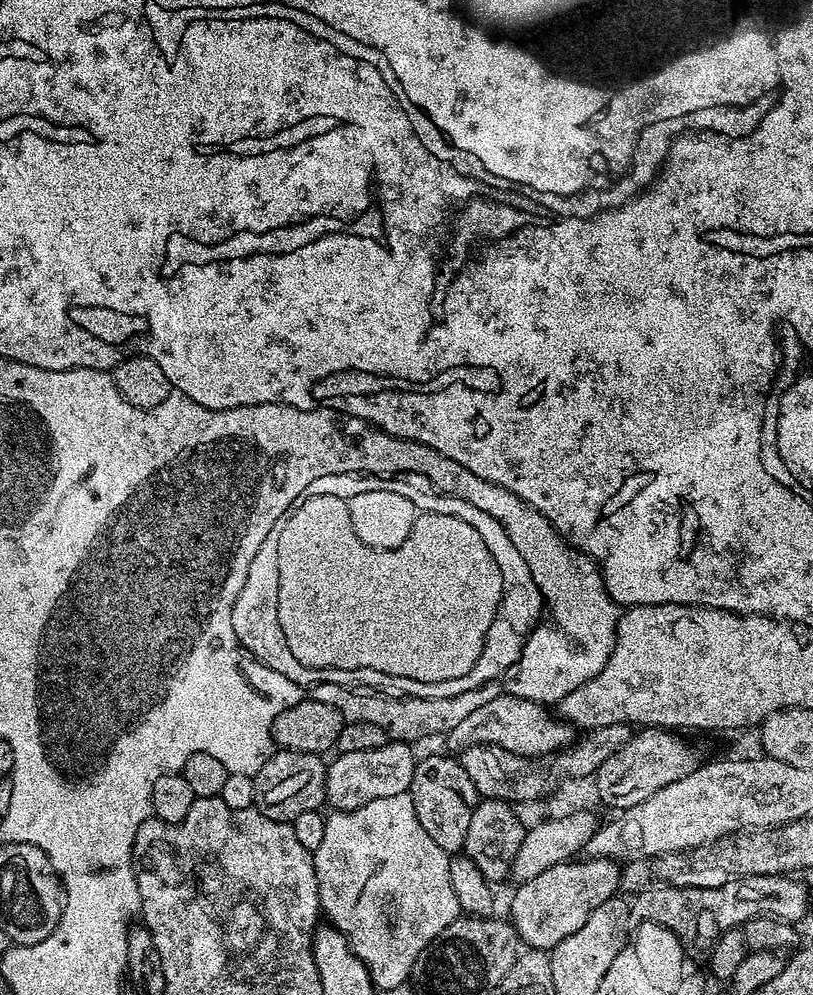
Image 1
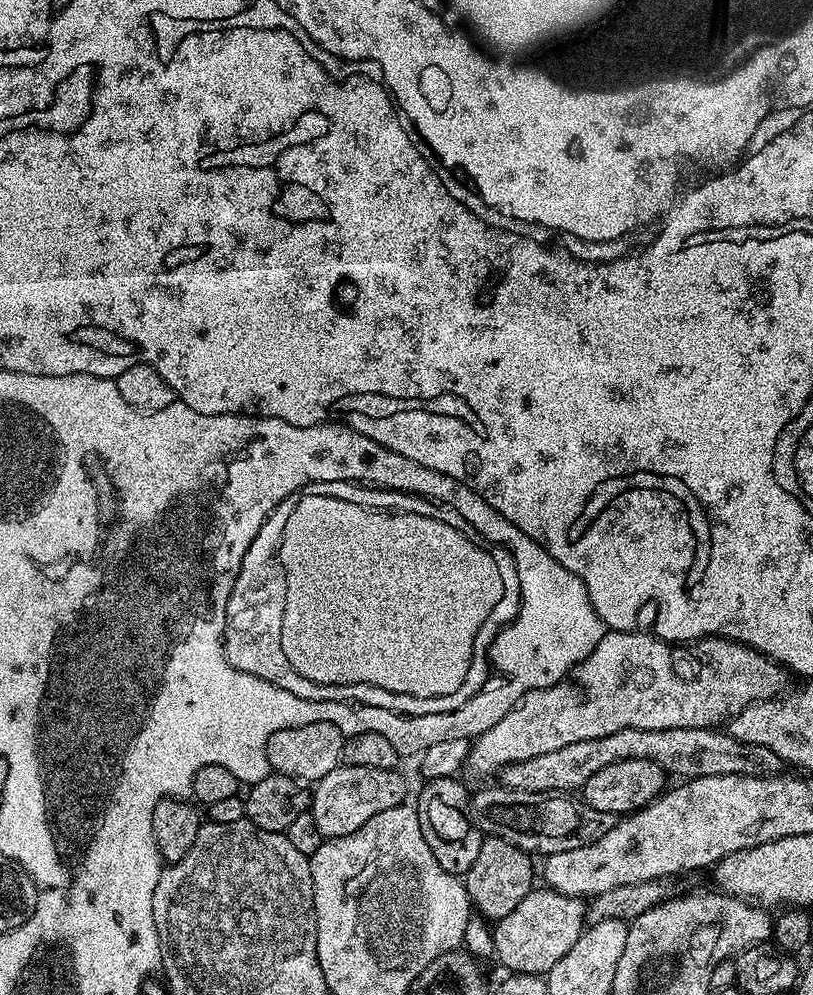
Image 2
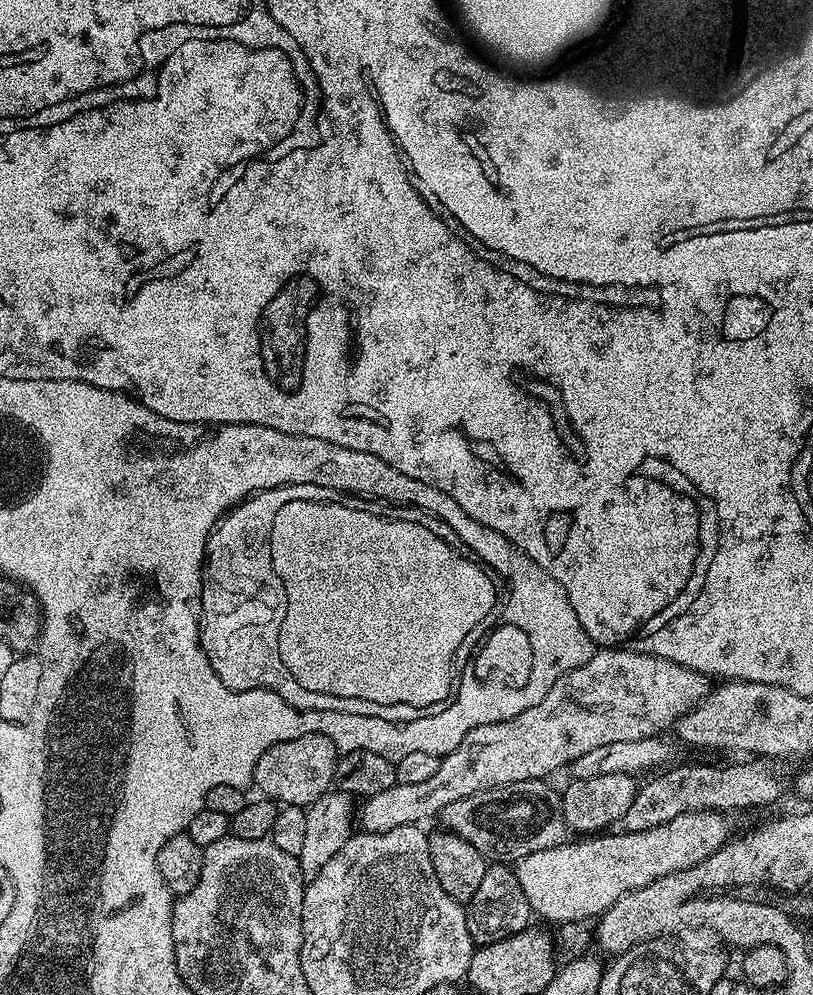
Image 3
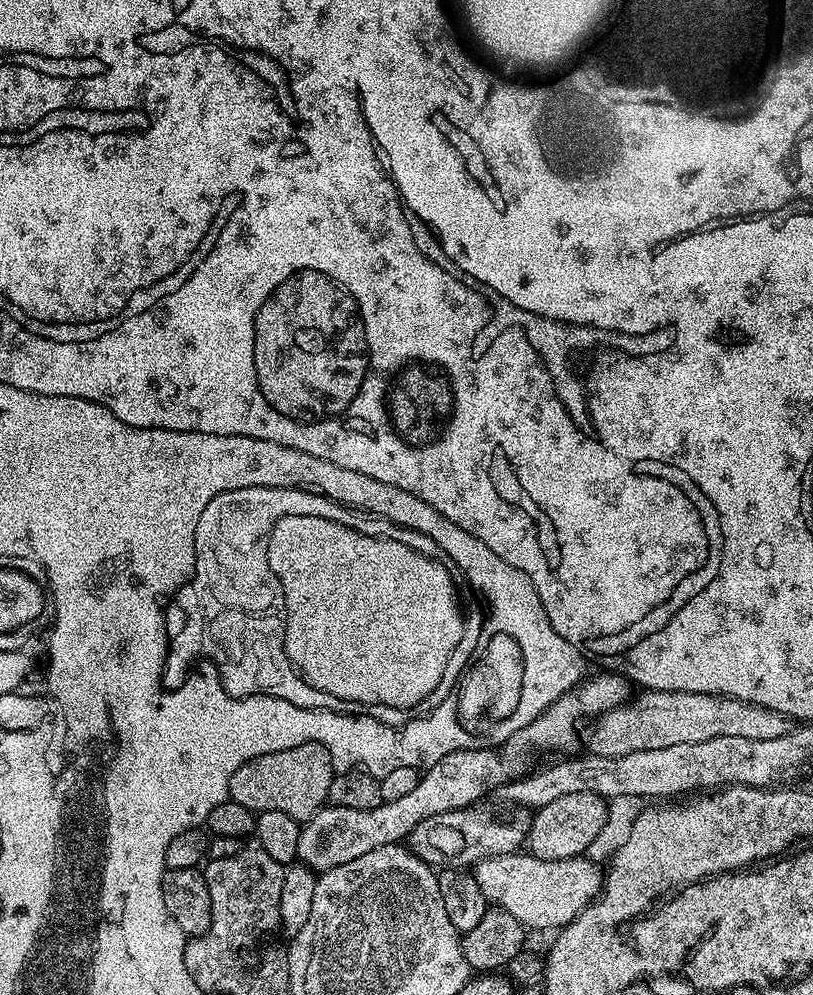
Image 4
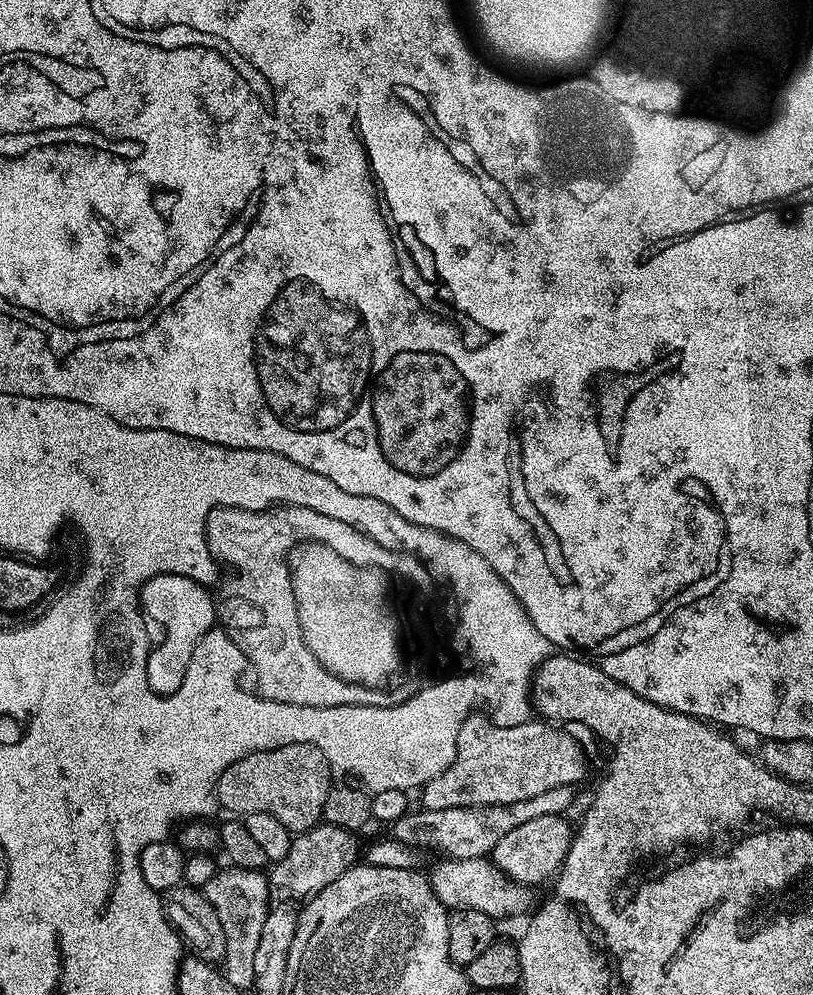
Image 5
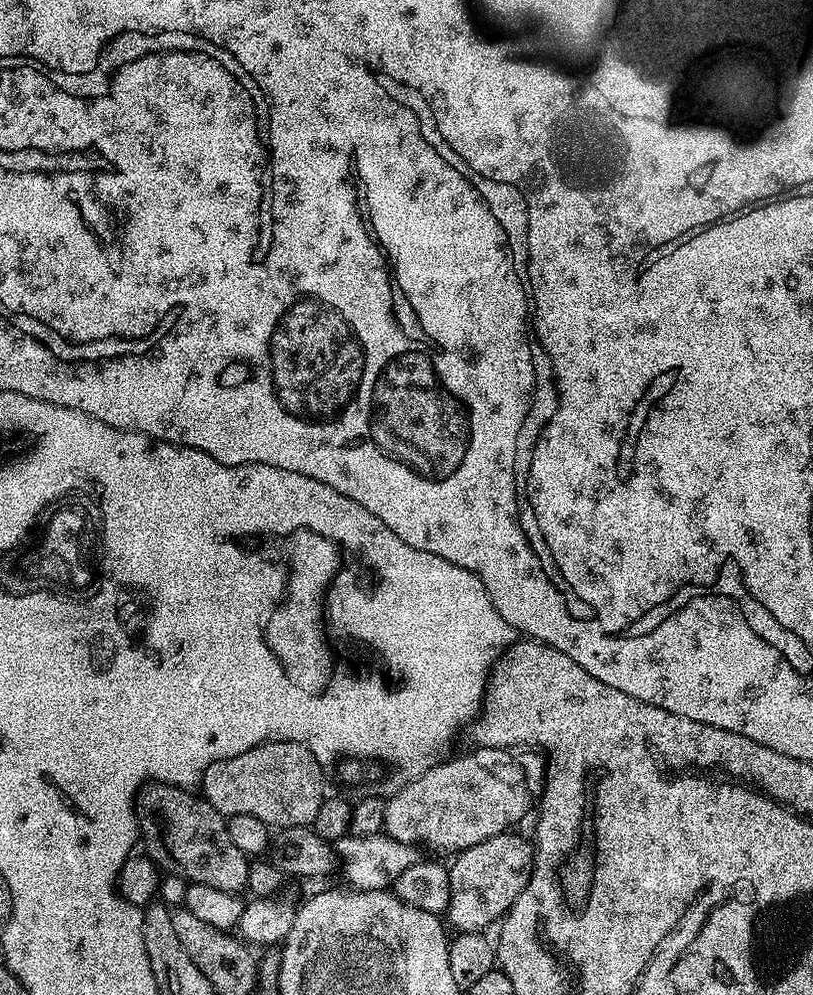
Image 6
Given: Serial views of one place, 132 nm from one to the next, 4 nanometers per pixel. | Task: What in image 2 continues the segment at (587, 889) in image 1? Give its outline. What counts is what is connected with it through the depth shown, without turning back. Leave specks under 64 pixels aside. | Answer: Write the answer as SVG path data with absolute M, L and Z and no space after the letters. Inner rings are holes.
M547 886L533 887L506 918L495 921L492 933L495 959L500 959L509 973L544 976L578 942L585 927L586 904L581 897L567 896Z

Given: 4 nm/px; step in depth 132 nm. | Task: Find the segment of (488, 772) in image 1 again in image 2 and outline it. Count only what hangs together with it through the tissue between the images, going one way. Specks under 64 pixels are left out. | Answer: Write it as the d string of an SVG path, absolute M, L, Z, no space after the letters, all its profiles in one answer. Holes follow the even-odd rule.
M627 728L616 730L614 734L606 734L606 738L590 738L590 742L573 742L571 746L562 746L562 750L550 750L550 754L538 754L538 758L530 758L526 762L514 762L502 770L503 787L514 790L530 790L531 792L563 792L575 793L583 789L584 784L598 770L606 770L606 766L614 766L614 762L627 760L649 760L664 769L669 777L680 776L684 780L692 780L695 776L706 778L718 774L738 774L739 776L779 776L786 765L774 750L766 750L766 746L754 746L750 742L742 742L734 738L726 730L716 728L679 728L678 730L638 730Z

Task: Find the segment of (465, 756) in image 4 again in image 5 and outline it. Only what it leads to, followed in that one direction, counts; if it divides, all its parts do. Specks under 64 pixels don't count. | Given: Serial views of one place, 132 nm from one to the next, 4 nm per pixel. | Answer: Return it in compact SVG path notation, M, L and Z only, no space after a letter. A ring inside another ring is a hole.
M319 823L310 831L293 835L290 851L286 853L286 858L275 861L271 865L272 873L268 876L268 888L276 896L281 896L281 901L296 902L292 900L307 901L313 896L317 896L334 878L346 874L346 870L357 863L362 856L362 844L359 844L357 833L348 832L345 828L339 828L333 824Z

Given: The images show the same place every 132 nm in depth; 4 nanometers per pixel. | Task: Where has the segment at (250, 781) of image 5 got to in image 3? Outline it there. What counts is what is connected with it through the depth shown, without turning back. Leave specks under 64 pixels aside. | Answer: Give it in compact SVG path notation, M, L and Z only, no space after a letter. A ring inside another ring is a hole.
M306 734L290 742L278 742L278 746L270 746L270 750L266 750L262 758L258 758L252 784L260 791L257 793L261 797L273 802L307 806L329 791L336 779L337 759L334 742L330 742L330 738L322 734Z

